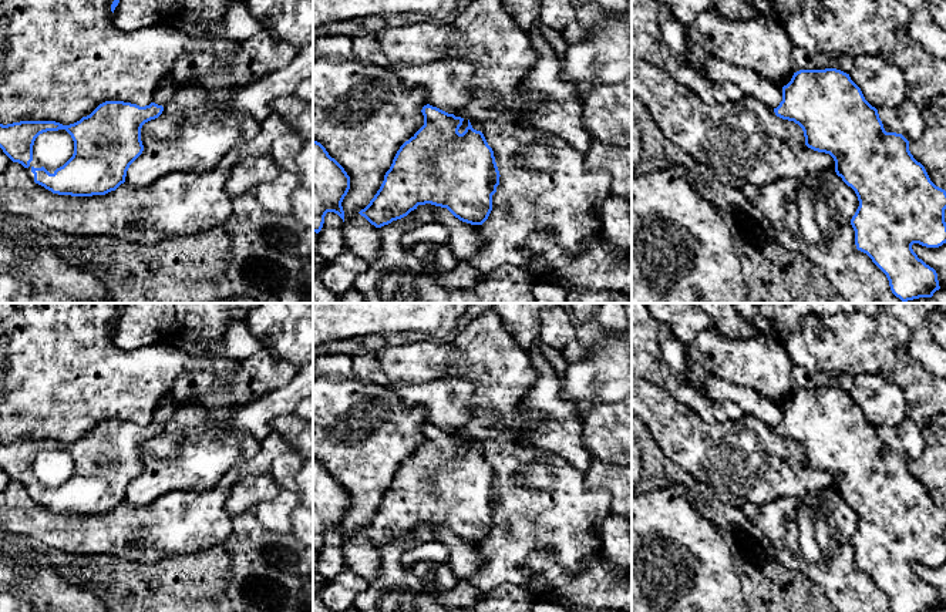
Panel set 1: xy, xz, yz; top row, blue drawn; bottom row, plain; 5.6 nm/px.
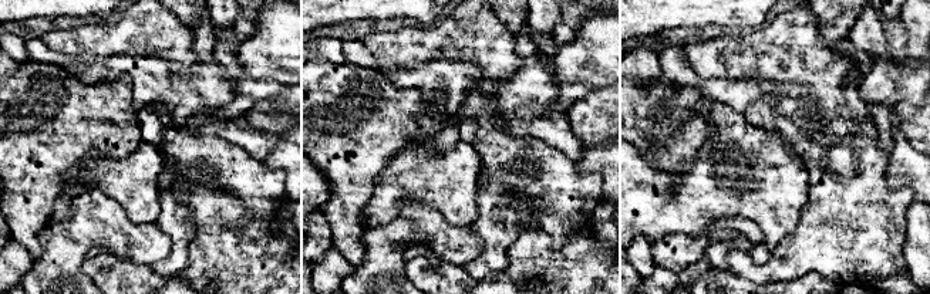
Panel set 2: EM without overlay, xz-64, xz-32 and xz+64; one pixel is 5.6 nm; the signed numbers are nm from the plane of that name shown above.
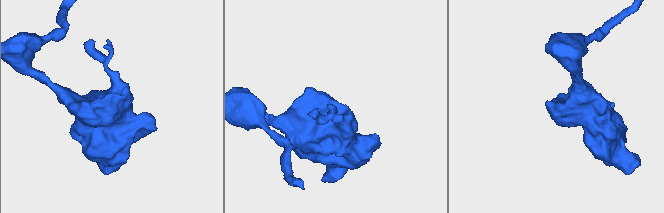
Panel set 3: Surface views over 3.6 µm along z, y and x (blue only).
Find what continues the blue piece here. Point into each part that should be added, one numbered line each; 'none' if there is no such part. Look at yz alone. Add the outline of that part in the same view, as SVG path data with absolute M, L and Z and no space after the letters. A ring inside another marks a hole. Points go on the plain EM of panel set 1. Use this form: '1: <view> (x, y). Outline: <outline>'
none

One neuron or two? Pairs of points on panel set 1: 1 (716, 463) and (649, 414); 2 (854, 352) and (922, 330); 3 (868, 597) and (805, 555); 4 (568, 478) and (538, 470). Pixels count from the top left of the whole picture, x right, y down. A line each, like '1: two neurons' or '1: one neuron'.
1: one neuron
2: two neurons
3: one neuron
4: one neuron

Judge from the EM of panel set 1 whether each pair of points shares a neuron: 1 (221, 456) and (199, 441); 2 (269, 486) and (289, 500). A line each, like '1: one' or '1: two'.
1: one
2: two

